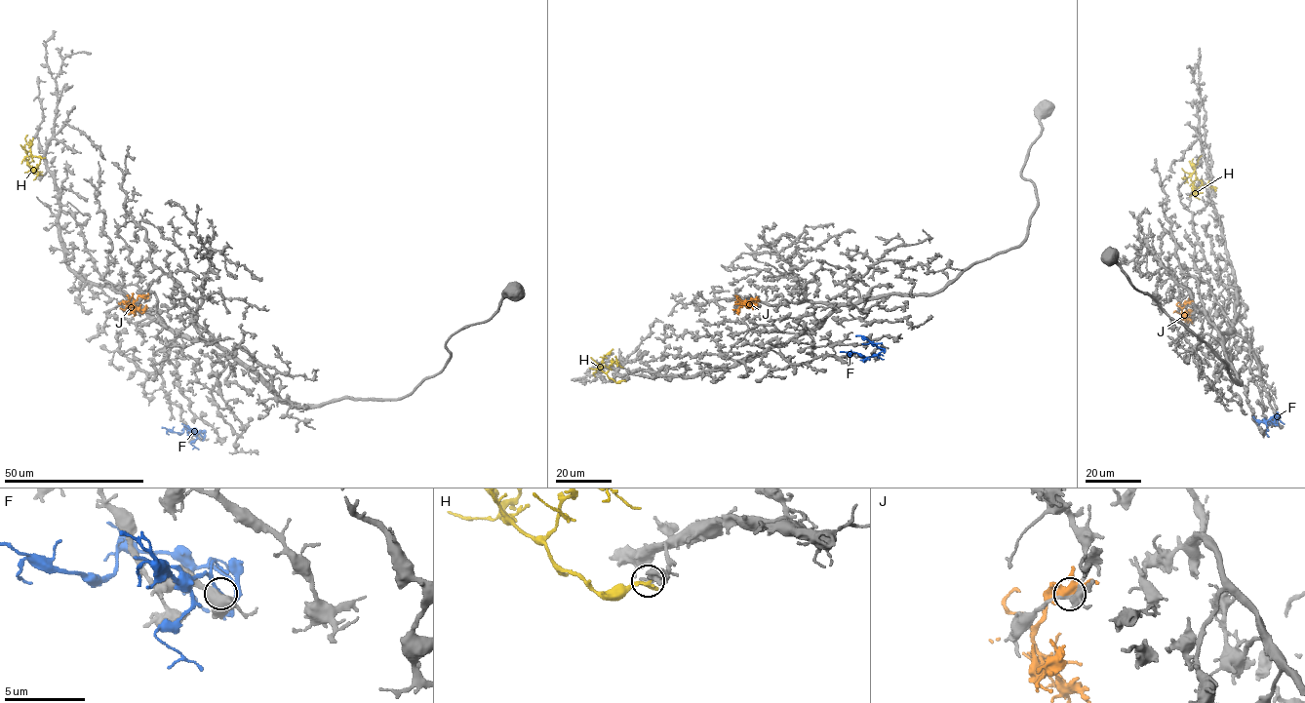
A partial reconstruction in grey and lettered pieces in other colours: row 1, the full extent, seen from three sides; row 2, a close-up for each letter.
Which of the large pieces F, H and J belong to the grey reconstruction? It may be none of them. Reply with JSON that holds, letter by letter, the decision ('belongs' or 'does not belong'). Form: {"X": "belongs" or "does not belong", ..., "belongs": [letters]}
{"F": "does not belong", "H": "does not belong", "J": "does not belong", "belongs": []}

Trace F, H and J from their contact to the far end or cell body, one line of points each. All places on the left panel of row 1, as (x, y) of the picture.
F: (202, 436), (205, 434), (192, 429), (177, 433), (161, 427)
H: (40, 174), (27, 164), (27, 152), (45, 158)
J: (145, 297), (138, 296), (132, 305), (119, 302)

